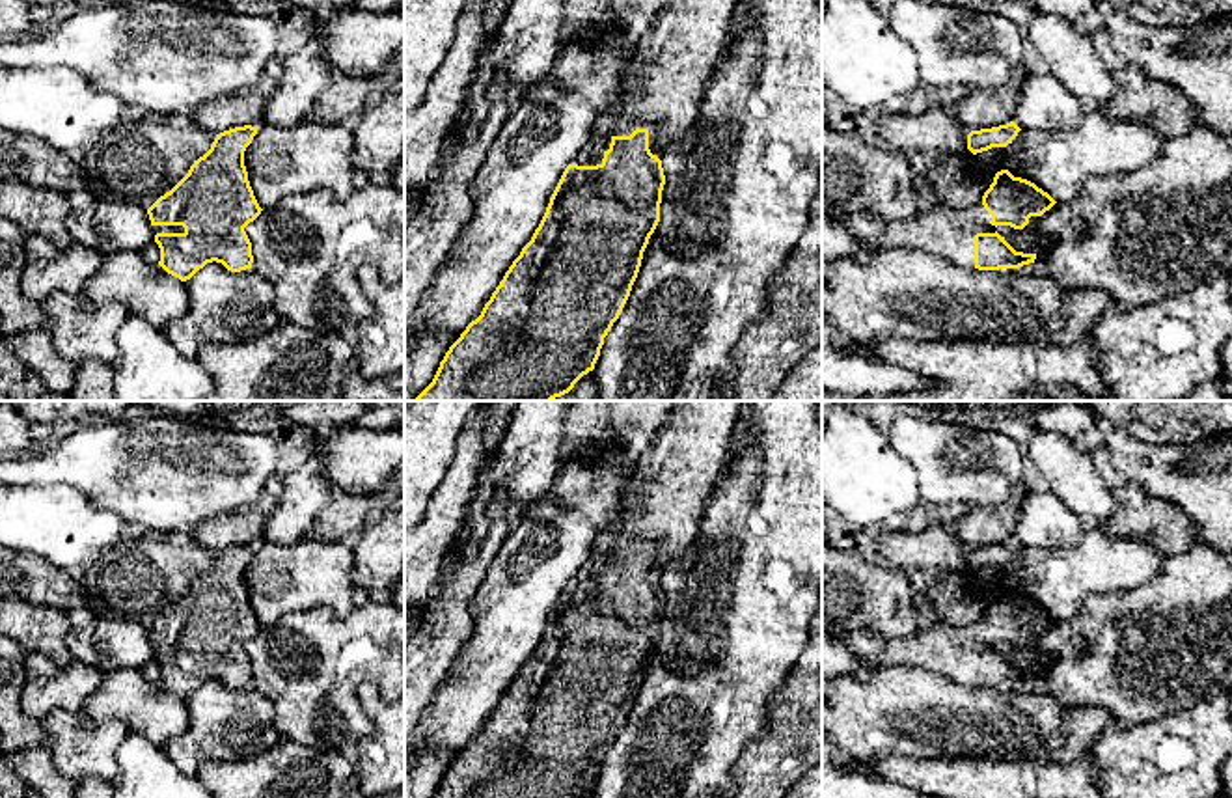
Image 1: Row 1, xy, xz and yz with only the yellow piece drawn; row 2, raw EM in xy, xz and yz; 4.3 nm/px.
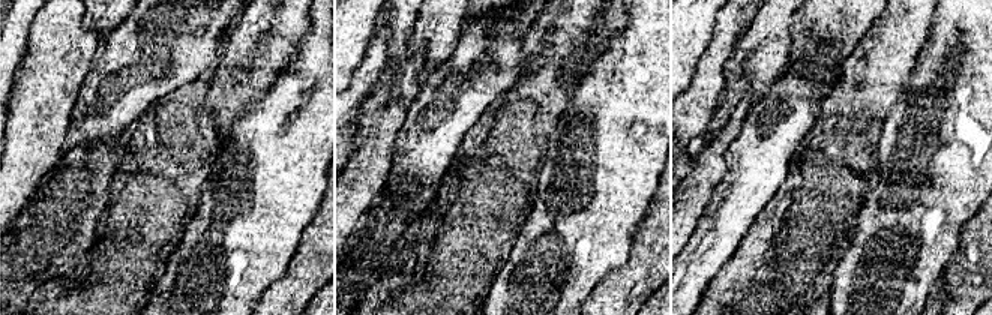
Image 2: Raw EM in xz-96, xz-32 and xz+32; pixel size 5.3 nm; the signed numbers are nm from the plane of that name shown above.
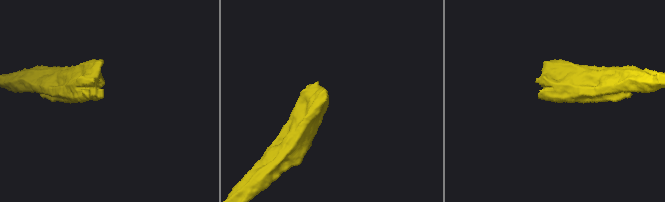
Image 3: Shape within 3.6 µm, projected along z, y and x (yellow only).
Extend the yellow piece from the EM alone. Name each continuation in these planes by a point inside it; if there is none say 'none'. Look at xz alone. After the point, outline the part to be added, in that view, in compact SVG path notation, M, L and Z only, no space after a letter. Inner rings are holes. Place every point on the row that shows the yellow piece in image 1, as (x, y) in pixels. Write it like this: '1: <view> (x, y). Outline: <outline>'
1: xz (666, 79). Outline: M669 0L632 54L623 95L596 119L585 147L570 164L602 164L611 138L630 136L636 129L649 131L649 149L664 160L695 121L706 80L727 45L736 4L738 0Z

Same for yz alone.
1: yz (947, 232). Outline: M977 201L969 207L934 205L930 211L900 220L854 213L844 218L844 224L850 233L874 248L911 248L973 268L975 235L997 231L990 220L992 214L982 201Z

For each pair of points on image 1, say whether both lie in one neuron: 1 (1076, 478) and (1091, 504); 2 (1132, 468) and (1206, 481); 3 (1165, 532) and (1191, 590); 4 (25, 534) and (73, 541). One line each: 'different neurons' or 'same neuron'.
1: same neuron
2: same neuron
3: different neurons
4: same neuron

